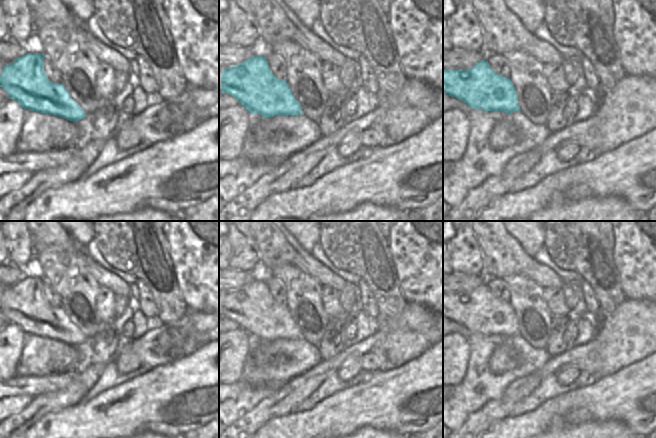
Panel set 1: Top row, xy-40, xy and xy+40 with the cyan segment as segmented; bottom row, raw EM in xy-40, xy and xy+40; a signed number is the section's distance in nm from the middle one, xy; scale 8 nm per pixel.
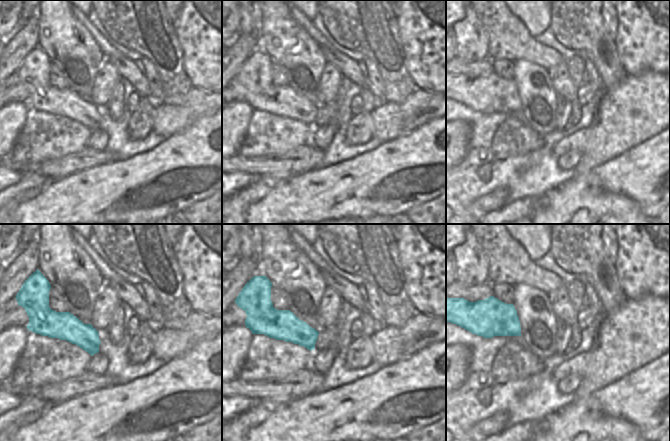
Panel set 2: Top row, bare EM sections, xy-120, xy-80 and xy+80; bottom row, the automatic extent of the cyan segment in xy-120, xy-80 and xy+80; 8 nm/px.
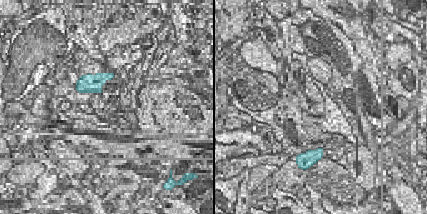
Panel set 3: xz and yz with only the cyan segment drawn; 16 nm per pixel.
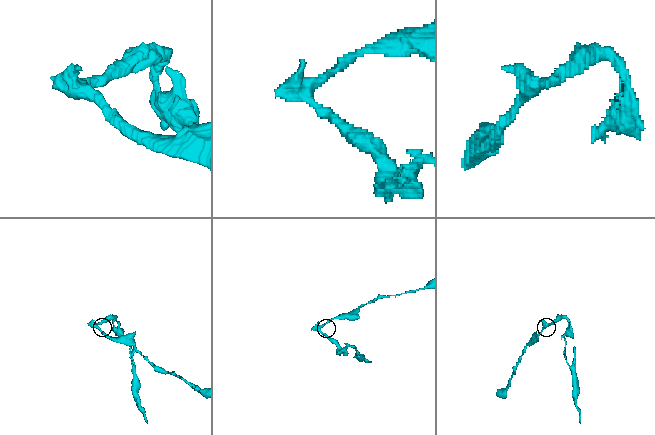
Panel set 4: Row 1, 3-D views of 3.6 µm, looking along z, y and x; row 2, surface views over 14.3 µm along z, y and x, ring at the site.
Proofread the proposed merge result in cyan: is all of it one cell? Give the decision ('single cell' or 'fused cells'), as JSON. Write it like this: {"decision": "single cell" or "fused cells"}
{"decision": "fused cells"}

